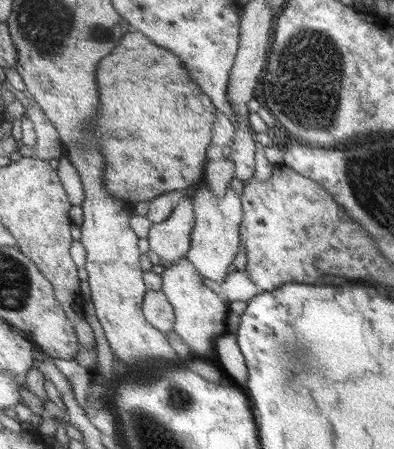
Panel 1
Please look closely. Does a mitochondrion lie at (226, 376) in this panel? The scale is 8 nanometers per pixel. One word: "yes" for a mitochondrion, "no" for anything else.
no

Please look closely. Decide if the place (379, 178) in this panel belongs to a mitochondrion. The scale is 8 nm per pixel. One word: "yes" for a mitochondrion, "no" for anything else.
yes

